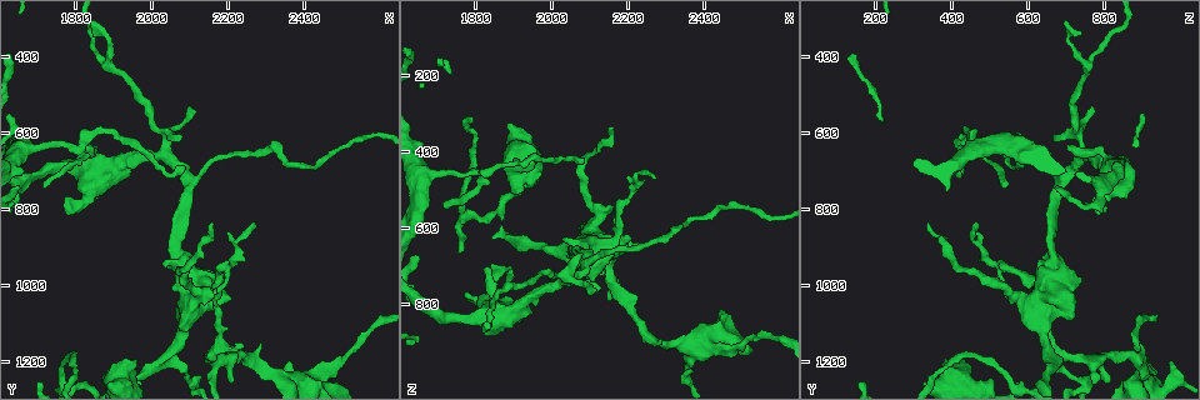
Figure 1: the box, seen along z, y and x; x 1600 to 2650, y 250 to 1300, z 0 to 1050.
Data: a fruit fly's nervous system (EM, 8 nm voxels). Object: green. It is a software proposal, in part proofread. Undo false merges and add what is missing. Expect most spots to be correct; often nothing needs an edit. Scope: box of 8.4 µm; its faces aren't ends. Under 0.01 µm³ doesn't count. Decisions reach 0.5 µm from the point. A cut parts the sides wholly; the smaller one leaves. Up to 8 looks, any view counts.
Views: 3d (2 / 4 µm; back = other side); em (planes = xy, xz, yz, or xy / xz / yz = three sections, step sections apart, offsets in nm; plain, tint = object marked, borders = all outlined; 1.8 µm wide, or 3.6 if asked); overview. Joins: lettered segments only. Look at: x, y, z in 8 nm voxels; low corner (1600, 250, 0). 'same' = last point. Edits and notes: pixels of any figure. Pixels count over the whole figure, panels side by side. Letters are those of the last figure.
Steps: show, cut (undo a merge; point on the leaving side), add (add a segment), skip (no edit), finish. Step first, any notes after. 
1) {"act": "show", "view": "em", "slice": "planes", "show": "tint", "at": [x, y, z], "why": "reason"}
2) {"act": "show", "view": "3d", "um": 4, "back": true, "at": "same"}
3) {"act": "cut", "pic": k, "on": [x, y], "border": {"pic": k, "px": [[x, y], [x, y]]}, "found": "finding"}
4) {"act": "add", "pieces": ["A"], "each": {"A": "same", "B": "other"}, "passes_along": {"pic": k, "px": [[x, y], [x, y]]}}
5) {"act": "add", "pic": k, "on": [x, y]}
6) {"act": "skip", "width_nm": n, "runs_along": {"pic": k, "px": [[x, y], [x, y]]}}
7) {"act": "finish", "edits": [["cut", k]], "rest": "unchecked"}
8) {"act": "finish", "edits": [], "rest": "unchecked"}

{"act": "show", "view": "em", "slice": "planes", "show": "borders", "at": [1805, 640, 450], "why": "arms part here"}

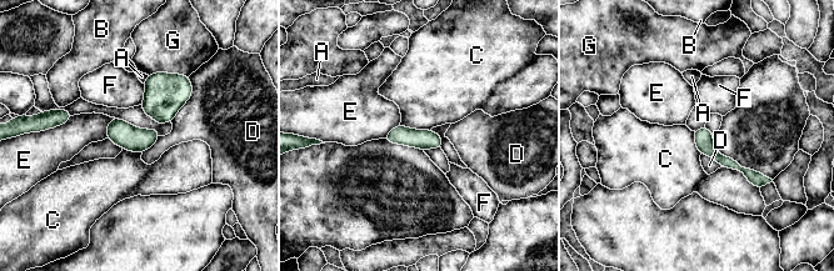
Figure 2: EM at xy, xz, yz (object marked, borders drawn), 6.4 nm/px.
{"act": "skip", "each": {"A": "other", "B": "other", "C": "other", "D": "other", "E": "other", "F": "other", "G": "other"}, "found": "all the same neuron"}

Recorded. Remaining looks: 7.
{"act": "show", "view": "em", "slice": "xz", "step": 16, "show": "tint", "at": [1770, 765, 780], "why": "free end"}

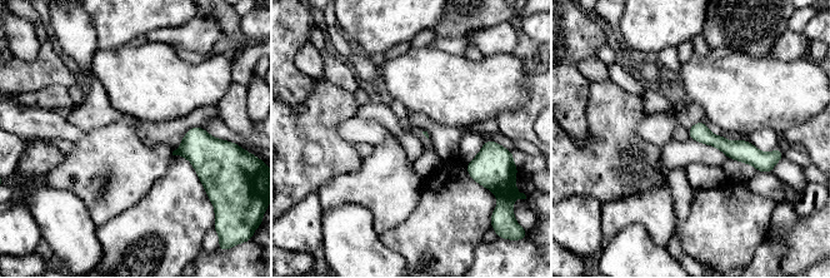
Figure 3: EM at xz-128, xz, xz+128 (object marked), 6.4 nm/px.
{"act": "show", "view": "em", "slice": "planes", "show": "borders", "at": "same", "why": "another direction"}

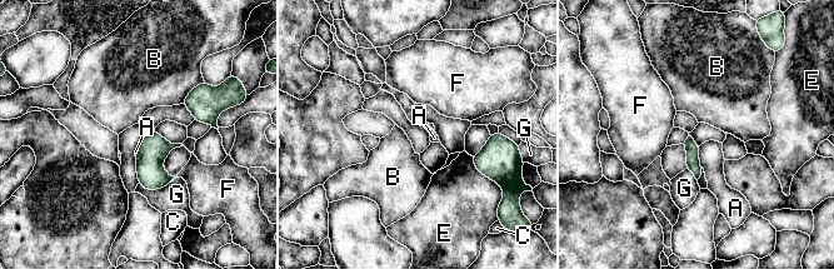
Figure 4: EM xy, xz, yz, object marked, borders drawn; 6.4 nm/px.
{"act": "skip", "each": {"A": "other", "B": "other", "C": "other", "E": "other", "F": "other", "G": "other"}, "found": "no lettered segment goes on from it"}

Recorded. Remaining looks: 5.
{"act": "show", "view": "3d", "um": 4, "at": [2100, 1025, 635], "why": "sudden change in width"}

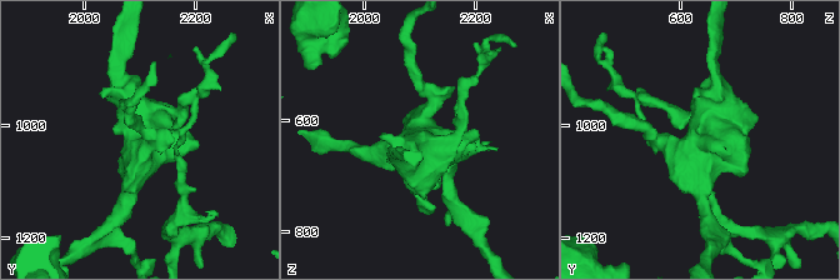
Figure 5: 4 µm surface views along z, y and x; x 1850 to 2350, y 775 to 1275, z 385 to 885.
{"act": "show", "view": "em", "slice": "xy", "step": 16, "show": "tint", "at": [2105, 1025, 635], "why": "now the EM"}

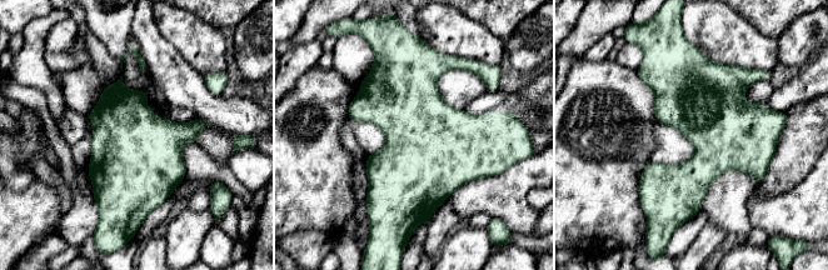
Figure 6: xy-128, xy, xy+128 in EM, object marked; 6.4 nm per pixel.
{"act": "show", "view": "em", "slice": "planes", "show": "borders", "at": "same"}

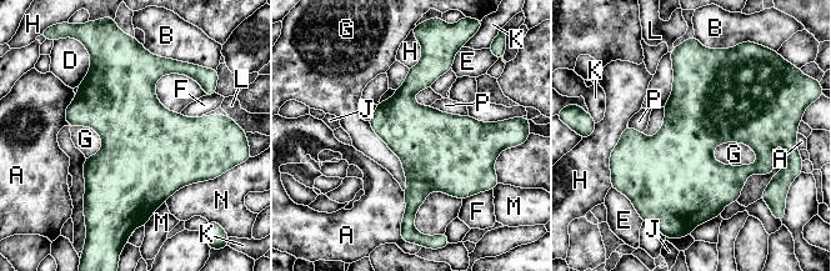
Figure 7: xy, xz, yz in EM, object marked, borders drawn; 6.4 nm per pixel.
{"act": "skip", "each": {"A": "other", "B": "other", "D": "other", "E": "other", "F": "other", "G": "other", "H": "other", "J": "other", "K": "other", "L": "other", "M": "other", "N": "other", "P": "other"}, "border": {"pic": 7, "px": [[711, 150], [724, 164], [757, 162]]}, "found": "one neuron here"}

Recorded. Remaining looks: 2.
{"act": "show", "view": "em", "slice": "planes", "show": "tint", "at": [2465, 1220, 910], "why": "sudden change in width"}

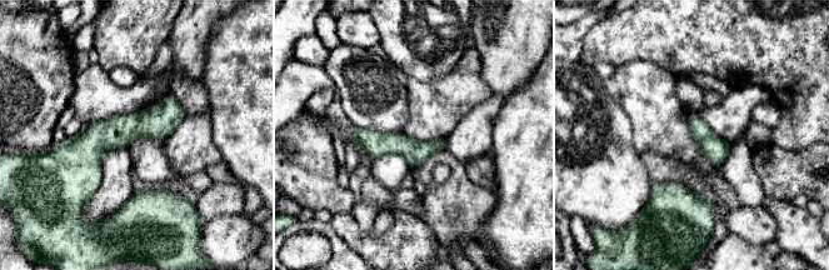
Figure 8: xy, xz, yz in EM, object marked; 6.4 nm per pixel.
{"act": "show", "view": "em", "slice": "planes", "show": "borders", "at": "same"}

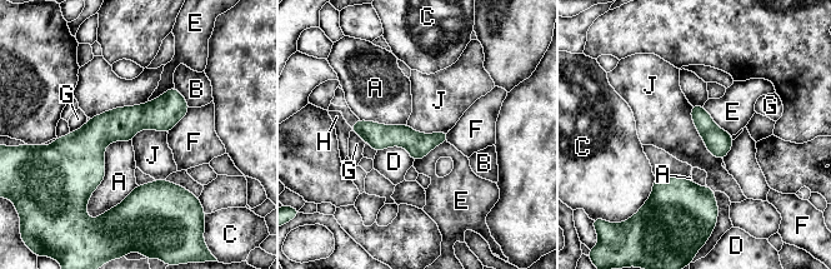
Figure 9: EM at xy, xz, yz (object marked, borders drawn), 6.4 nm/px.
{"act": "skip", "each": {"A": "other", "B": "other", "C": "other", "D": "other", "E": "other", "F": "other", "G": "other", "H": "other", "J": "other"}, "runs_along": {"pic": 9, "px": [[185, 106], [64, 145]]}, "found": "one neuron here"}

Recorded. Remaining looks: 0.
{"act": "finish", "edits": [], "rest": "unchecked"}

